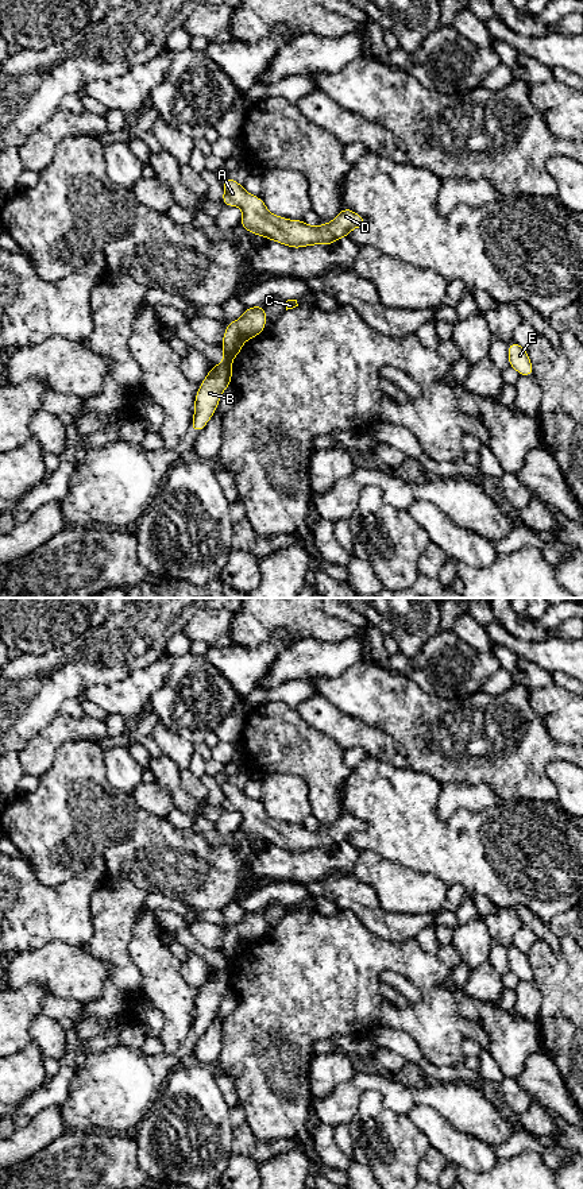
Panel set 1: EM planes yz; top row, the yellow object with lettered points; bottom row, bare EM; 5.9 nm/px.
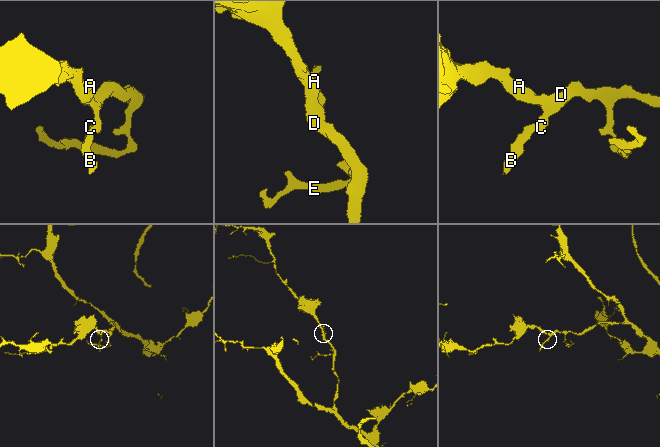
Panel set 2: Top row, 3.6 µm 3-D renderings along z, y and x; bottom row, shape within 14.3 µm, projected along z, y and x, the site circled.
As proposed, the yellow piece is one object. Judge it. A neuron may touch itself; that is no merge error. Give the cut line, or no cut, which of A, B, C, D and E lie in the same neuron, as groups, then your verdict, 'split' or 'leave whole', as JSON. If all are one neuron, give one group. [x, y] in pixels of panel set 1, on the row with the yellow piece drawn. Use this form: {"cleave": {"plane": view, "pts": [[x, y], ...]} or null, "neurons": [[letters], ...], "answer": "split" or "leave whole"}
{"cleave": null, "neurons": [["A", "B", "C", "D", "E"]], "answer": "leave whole"}

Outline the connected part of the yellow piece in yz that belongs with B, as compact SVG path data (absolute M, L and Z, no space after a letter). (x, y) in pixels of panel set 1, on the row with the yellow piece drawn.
M265 304L259 306L246 306L244 314L227 324L223 343L224 359L220 364L212 366L209 374L200 383L194 398L194 416L190 429L200 433L206 422L216 413L216 408L223 391L231 386L232 362L233 358L242 352L243 343L266 329L266 308Z

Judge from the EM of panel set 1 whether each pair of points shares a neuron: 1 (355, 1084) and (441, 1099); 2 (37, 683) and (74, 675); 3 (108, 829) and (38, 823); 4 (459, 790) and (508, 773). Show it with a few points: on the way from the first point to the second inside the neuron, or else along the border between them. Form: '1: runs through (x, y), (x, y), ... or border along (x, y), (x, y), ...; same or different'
1: runs through (377, 1084), (385, 1084), (397, 1096), (420, 1096); same
2: runs through (46, 682), (51, 682), (58, 675), (65, 675); same
3: runs through (91, 823), (56, 823); same
4: border along (444, 784), (452, 782), (489, 784), (502, 798); different

